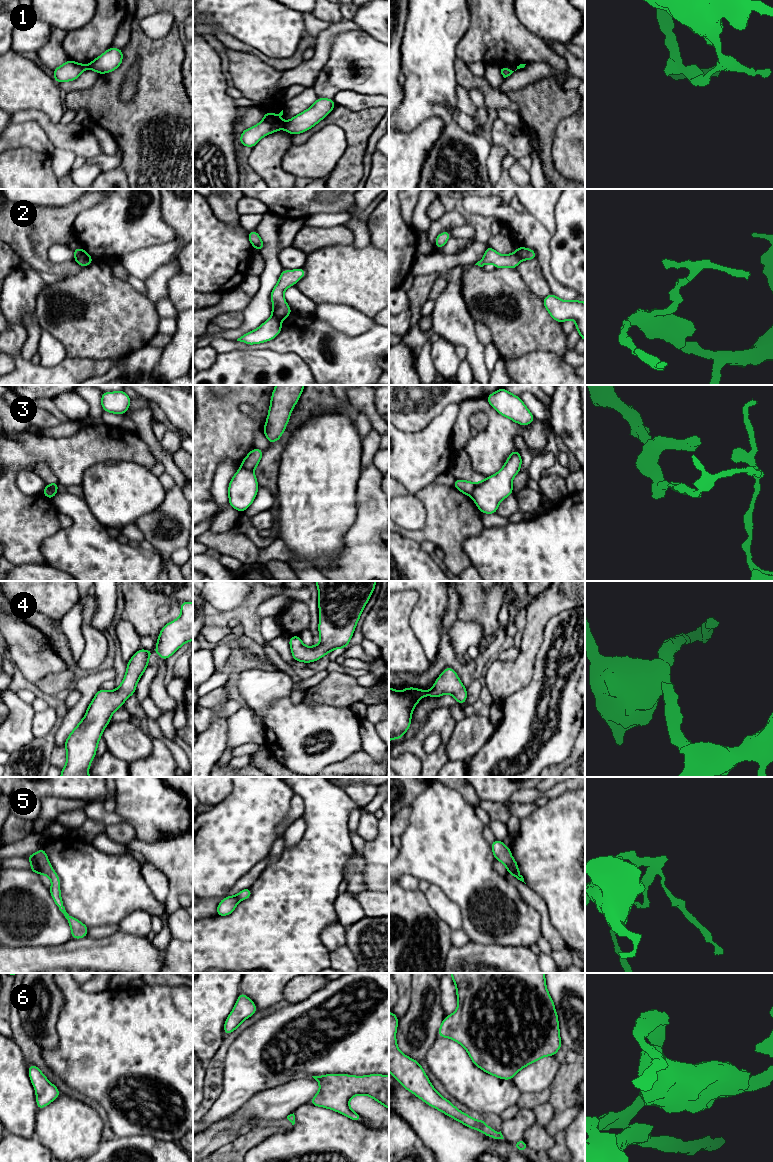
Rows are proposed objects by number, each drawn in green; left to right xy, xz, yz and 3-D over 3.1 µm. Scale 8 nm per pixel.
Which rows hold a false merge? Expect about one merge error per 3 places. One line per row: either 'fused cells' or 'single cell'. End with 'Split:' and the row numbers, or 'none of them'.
1: fused cells
2: fused cells
3: fused cells
4: single cell
5: single cell
6: single cell
Split: 1, 2, 3

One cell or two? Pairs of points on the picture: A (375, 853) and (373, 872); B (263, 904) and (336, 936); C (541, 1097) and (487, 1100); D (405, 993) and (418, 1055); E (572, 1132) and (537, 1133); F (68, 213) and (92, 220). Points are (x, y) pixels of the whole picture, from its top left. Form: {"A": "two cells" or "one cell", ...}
{"A": "one cell", "B": "two cells", "C": "two cells", "D": "one cell", "E": "two cells", "F": "two cells"}

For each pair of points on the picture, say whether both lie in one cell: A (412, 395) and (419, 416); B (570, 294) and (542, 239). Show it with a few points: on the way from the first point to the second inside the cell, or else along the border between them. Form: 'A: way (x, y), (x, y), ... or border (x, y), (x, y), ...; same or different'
A: way (415, 400), (419, 404), (419, 411); same
B: way (555, 285), (547, 274), (543, 254); same

